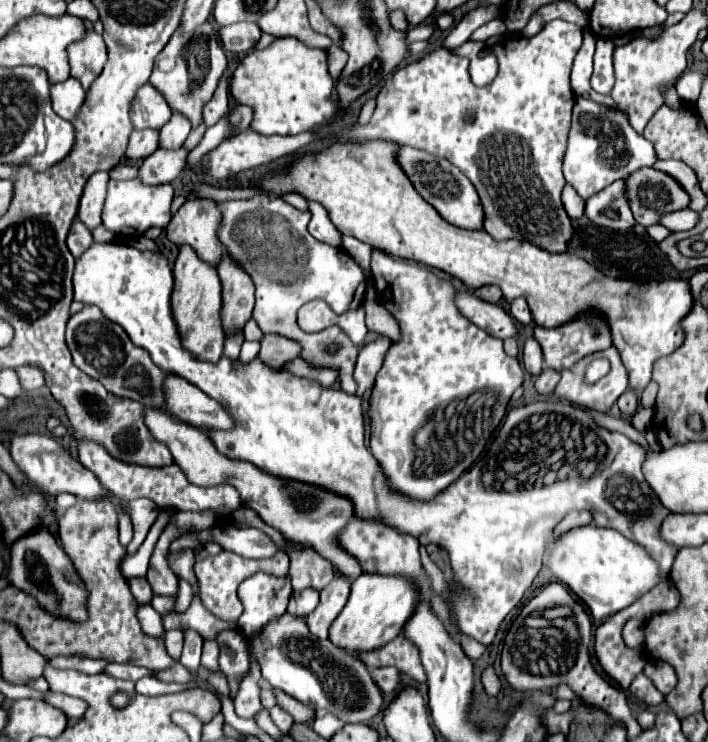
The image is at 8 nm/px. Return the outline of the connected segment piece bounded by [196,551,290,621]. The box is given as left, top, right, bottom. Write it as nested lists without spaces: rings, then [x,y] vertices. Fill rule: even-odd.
[[[280,551],[270,559],[244,559],[240,555],[232,555],[232,553],[220,553],[220,555],[210,555],[202,561],[196,563],[196,577],[200,583],[200,597],[202,603],[208,611],[212,611],[216,617],[226,619],[226,621],[238,621],[240,613],[242,613],[242,603],[236,595],[236,589],[240,585],[240,581],[244,581],[248,575],[254,575],[258,571],[268,571],[272,575],[286,575],[288,573],[288,563],[290,557]]]

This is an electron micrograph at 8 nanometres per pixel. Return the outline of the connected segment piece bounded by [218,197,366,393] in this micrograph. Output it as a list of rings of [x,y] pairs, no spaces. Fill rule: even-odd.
[[[280,197],[226,201],[220,209],[224,219],[218,231],[218,239],[232,255],[232,259],[250,273],[256,285],[256,307],[252,317],[256,319],[258,327],[264,333],[278,333],[298,341],[302,345],[302,359],[316,367],[336,367],[340,371],[340,387],[346,393],[356,393],[358,385],[352,377],[352,371],[358,349],[338,327],[328,327],[320,333],[304,333],[296,323],[296,313],[300,305],[312,299],[322,299],[336,315],[342,315],[350,309],[354,295],[356,299],[364,301],[364,271],[350,255],[344,253],[344,249],[316,241],[306,229],[310,213],[298,211]],[[330,345],[336,345],[336,351],[330,353]]]

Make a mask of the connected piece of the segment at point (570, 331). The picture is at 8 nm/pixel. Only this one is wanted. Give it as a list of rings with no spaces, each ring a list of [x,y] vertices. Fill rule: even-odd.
[[[596,309],[582,311],[582,313],[576,315],[572,321],[562,323],[560,327],[546,329],[546,327],[536,325],[536,327],[534,327],[534,337],[536,337],[536,341],[538,341],[540,347],[542,347],[546,367],[552,367],[552,369],[556,369],[556,371],[562,371],[562,369],[572,367],[572,365],[574,365],[578,359],[582,359],[584,355],[590,355],[590,353],[596,353],[596,351],[602,351],[602,349],[612,347],[612,335],[610,335],[608,319],[606,319],[600,311],[596,311]]]

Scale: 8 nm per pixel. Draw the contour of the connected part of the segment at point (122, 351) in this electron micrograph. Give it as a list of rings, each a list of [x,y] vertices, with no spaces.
[[[86,305],[80,313],[70,317],[66,329],[66,343],[72,353],[74,365],[92,379],[98,379],[114,395],[140,401],[142,405],[164,407],[164,397],[160,389],[164,381],[162,369],[152,363],[148,351],[136,347],[128,339],[126,331],[106,319],[98,307]]]

